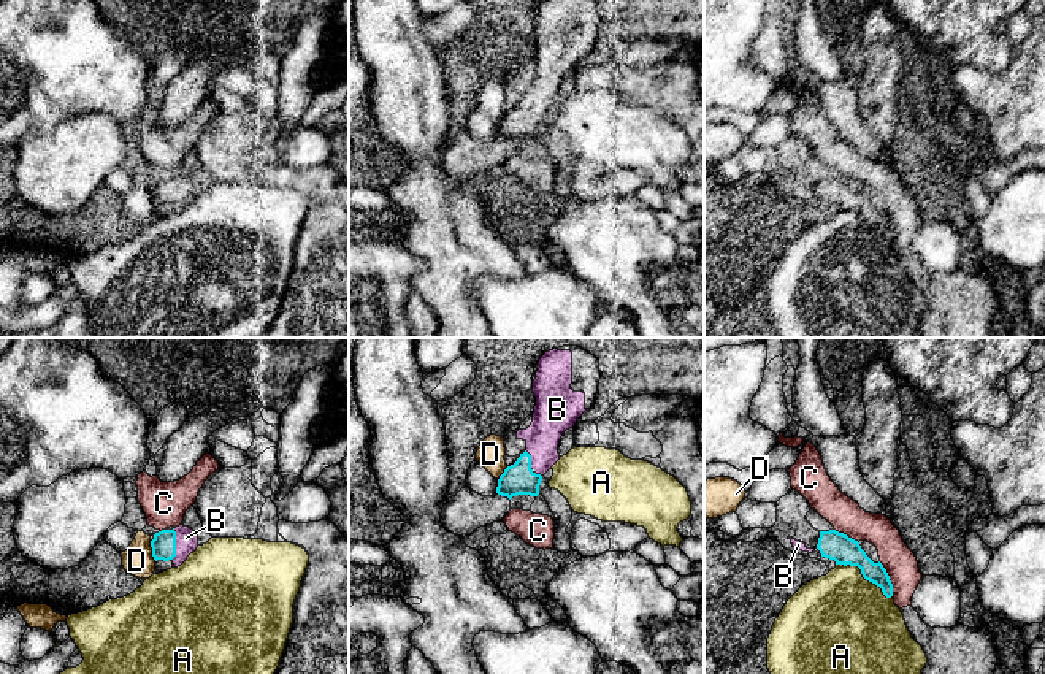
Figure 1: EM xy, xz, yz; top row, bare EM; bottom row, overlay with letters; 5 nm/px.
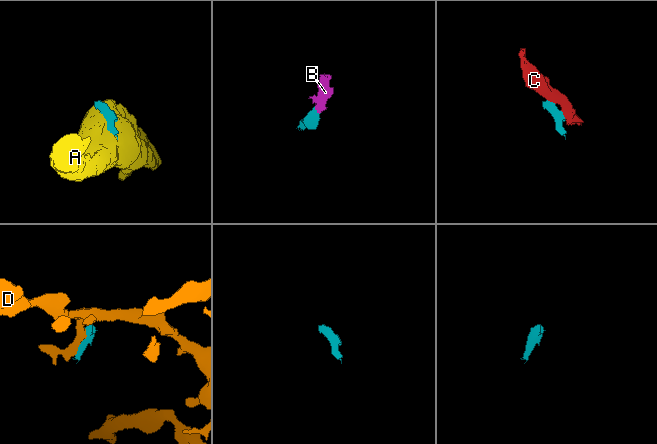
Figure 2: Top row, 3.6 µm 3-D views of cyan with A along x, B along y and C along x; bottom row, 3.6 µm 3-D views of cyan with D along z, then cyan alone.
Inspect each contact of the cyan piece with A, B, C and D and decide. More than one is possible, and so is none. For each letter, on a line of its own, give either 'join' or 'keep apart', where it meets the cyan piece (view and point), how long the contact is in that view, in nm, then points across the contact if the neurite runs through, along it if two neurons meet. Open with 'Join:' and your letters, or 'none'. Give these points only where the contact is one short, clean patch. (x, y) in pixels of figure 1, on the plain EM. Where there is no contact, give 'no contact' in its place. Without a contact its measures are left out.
Join: B
A: keep apart; contact yz (863, 221); length 340 nm
B: join; contact xy (175, 189); length 170 nm; way xy (164, 189), (175, 189), (186, 183)
C: keep apart; contact yz (888, 224); length 190 nm; border yz (879, 206), (888, 221), (893, 240)
D: keep apart; contact xy (153, 195); length 110 nm; border xy (149, 186), (156, 205)

